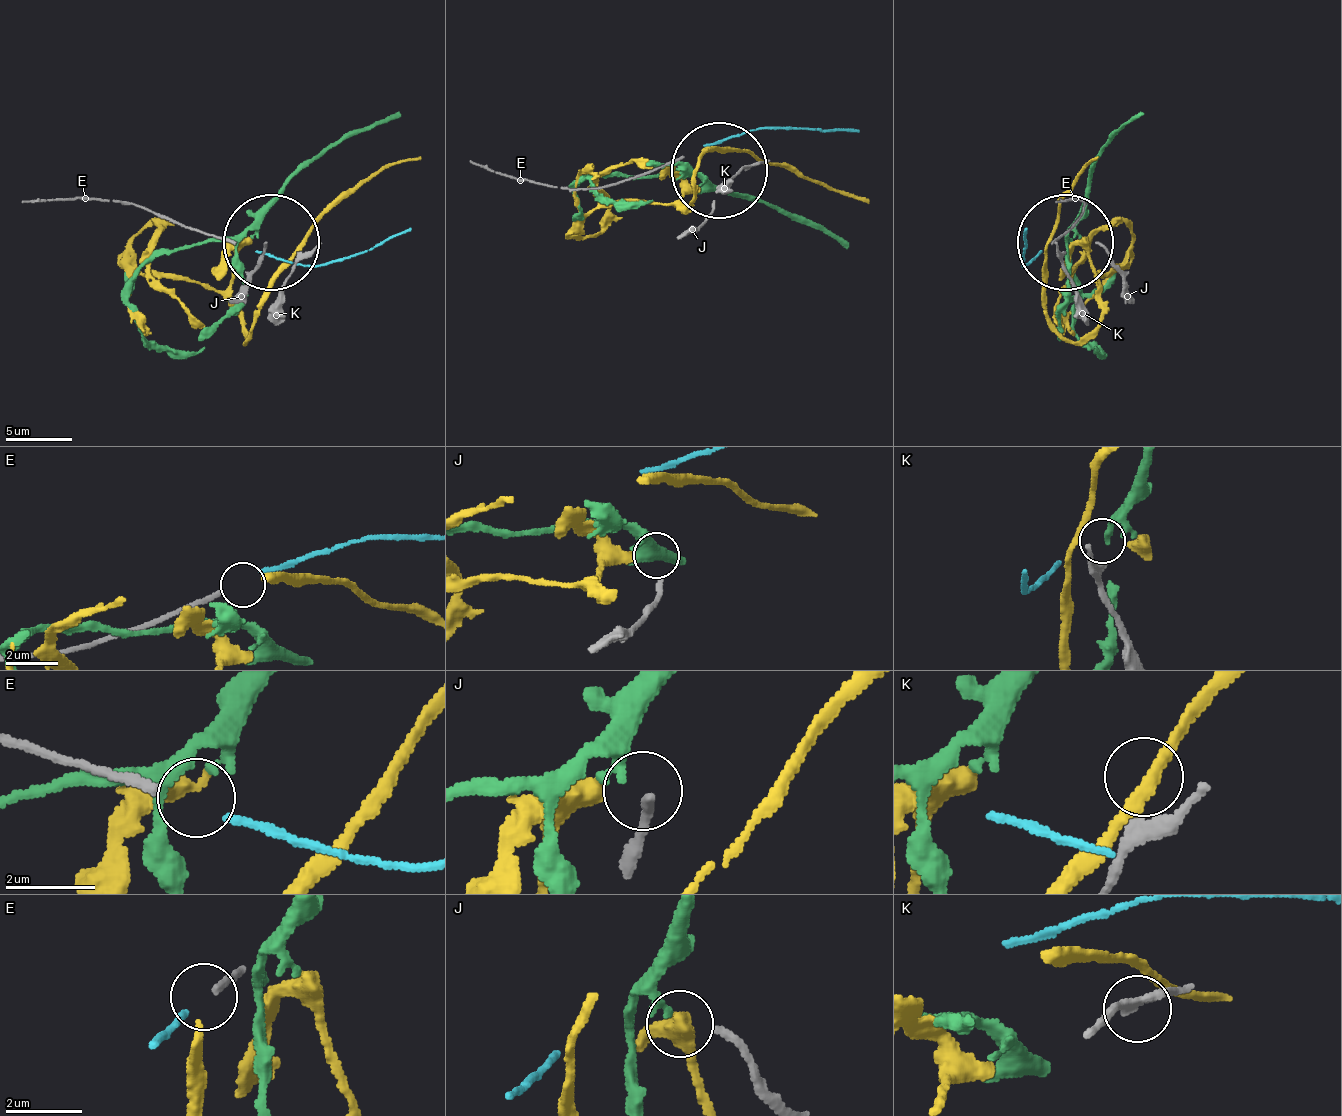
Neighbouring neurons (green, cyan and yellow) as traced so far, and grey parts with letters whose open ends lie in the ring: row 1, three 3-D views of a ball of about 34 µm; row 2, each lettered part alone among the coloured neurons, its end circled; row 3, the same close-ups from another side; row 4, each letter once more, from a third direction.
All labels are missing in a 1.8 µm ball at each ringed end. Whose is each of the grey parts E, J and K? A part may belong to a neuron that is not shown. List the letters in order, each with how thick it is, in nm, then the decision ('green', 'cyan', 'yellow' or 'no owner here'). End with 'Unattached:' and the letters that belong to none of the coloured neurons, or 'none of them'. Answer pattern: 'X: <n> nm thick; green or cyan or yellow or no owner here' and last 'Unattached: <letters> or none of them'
E: 180 nm thick; cyan
J: 200 nm thick; green
K: 240 nm thick; no owner here
Unattached: K

